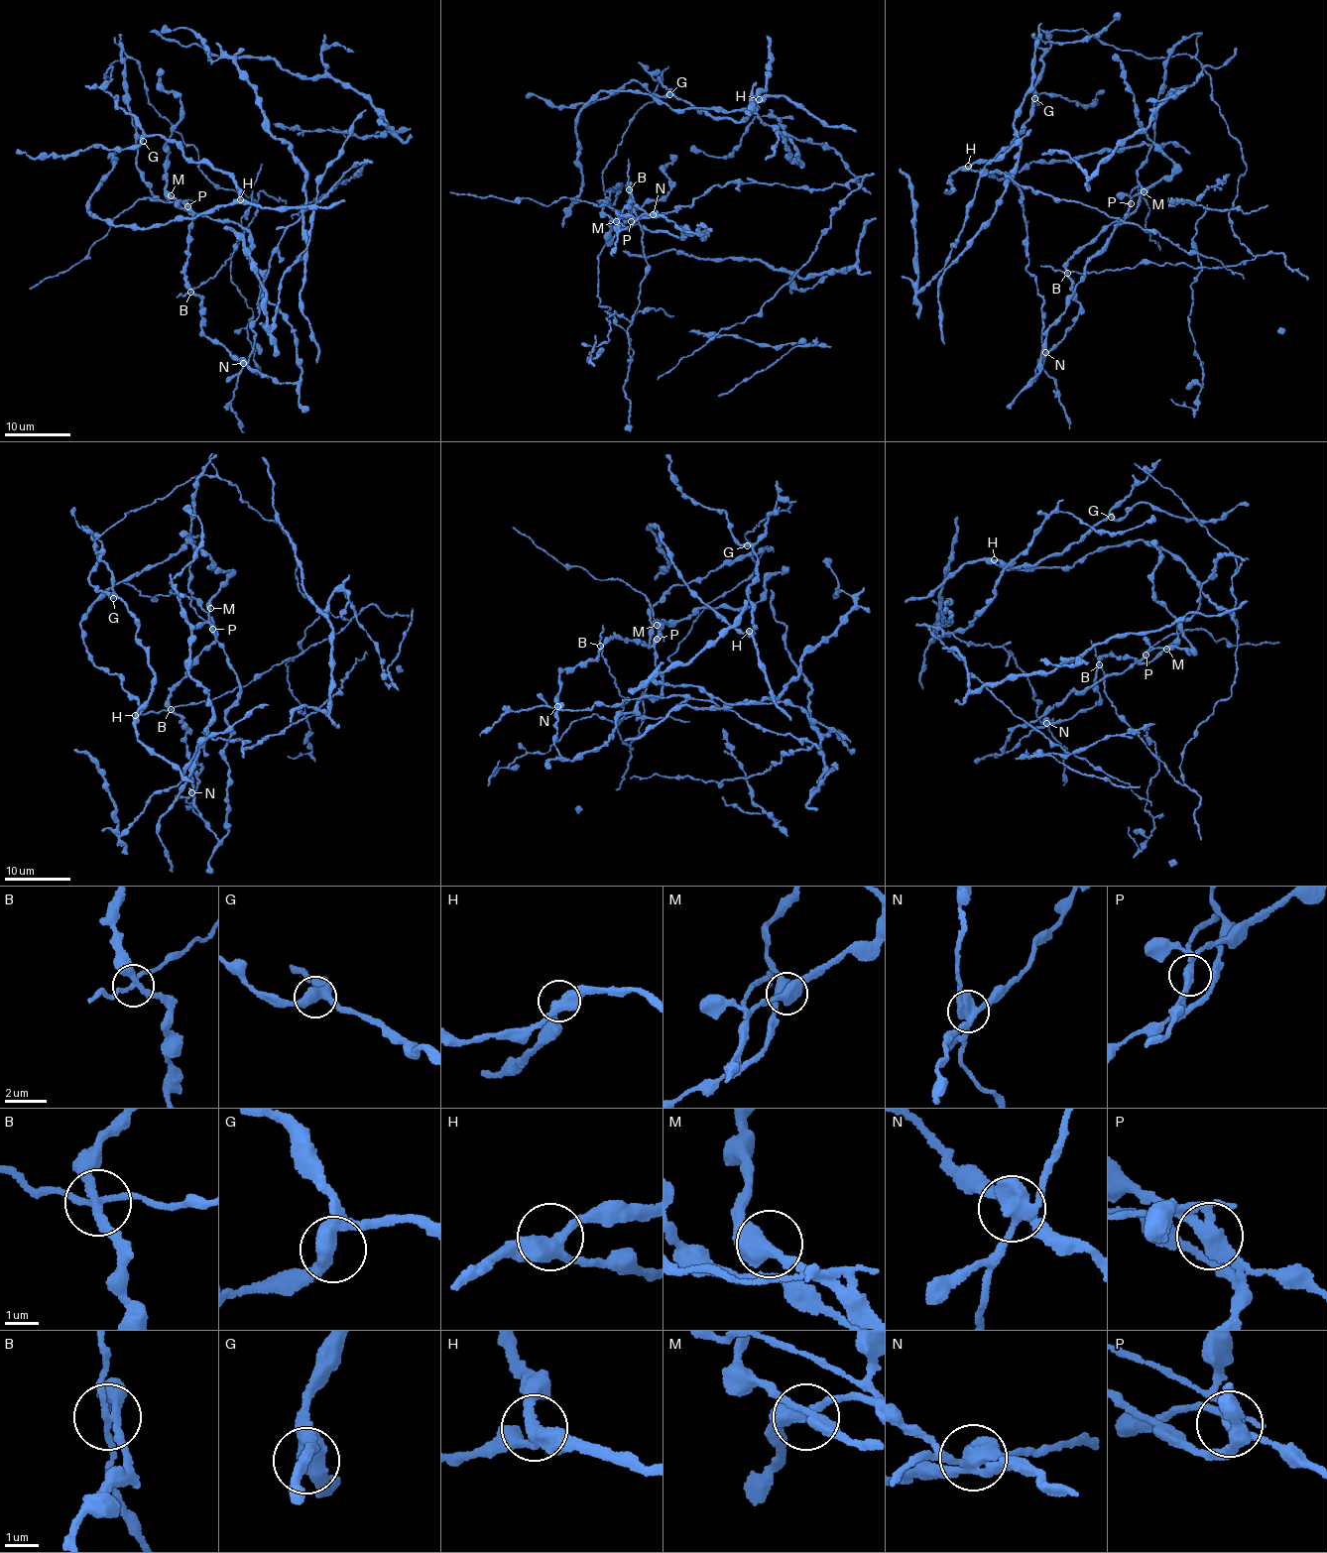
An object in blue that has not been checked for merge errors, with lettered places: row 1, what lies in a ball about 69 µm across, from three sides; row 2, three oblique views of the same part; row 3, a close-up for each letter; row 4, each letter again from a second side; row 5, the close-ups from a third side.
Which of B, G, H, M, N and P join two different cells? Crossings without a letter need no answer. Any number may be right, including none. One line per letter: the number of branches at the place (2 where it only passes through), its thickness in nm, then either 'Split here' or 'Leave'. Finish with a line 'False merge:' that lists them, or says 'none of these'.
B: Branches: 4. Thickness 240 nm. Split here
G: Branches: 3. Thickness 400 nm. Leave
H: Branches: 3. Thickness 400 nm. Leave
M: Branches: 3. Thickness 400 nm. Leave
N: Branches: 4. Thickness 420 nm. Split here
P: Branches: 3. Thickness 320 nm. Split here
False merge: B, N, P

